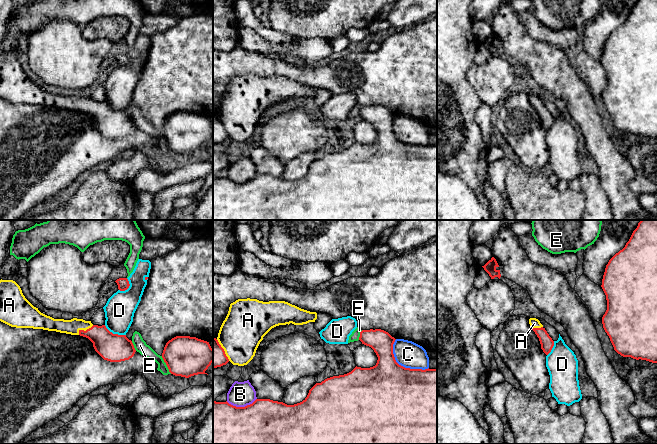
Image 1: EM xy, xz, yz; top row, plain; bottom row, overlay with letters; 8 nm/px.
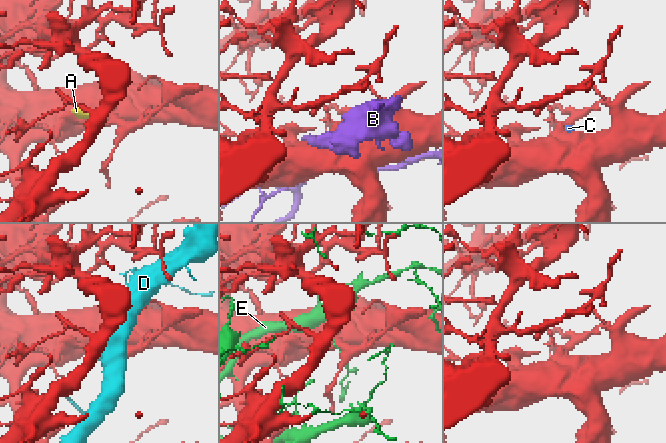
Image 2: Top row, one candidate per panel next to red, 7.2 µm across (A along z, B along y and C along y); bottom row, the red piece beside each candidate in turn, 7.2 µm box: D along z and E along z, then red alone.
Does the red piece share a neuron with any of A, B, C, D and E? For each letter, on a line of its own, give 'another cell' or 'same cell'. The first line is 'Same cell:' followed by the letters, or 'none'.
Same cell: A, C
A: same cell
B: another cell
C: same cell
D: another cell
E: another cell

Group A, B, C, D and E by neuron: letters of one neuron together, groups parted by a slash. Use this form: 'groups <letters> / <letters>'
groups A C / B / D / E

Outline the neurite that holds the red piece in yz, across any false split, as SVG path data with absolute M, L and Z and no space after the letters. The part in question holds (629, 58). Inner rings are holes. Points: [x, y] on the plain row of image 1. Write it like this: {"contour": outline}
{"contour": "M638 0L625 23L606 41L601 63L607 76L602 100L614 126L623 133L657 139L657 0Z"}

